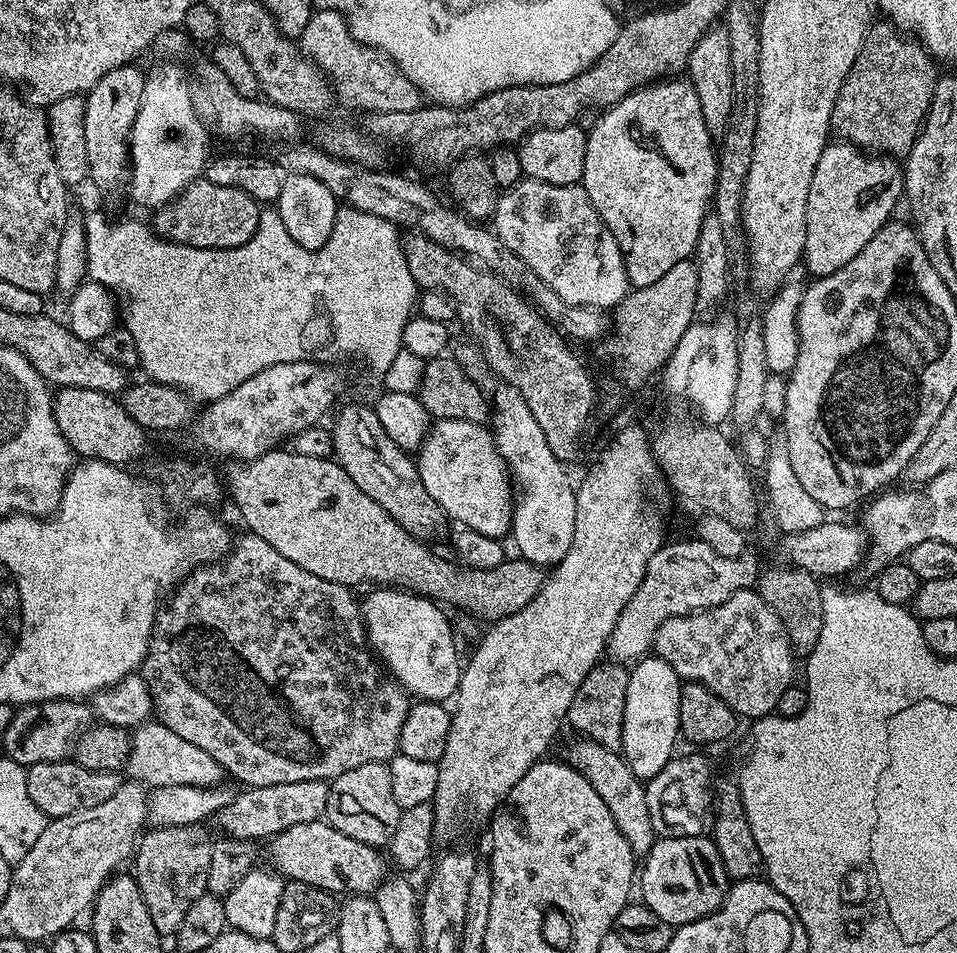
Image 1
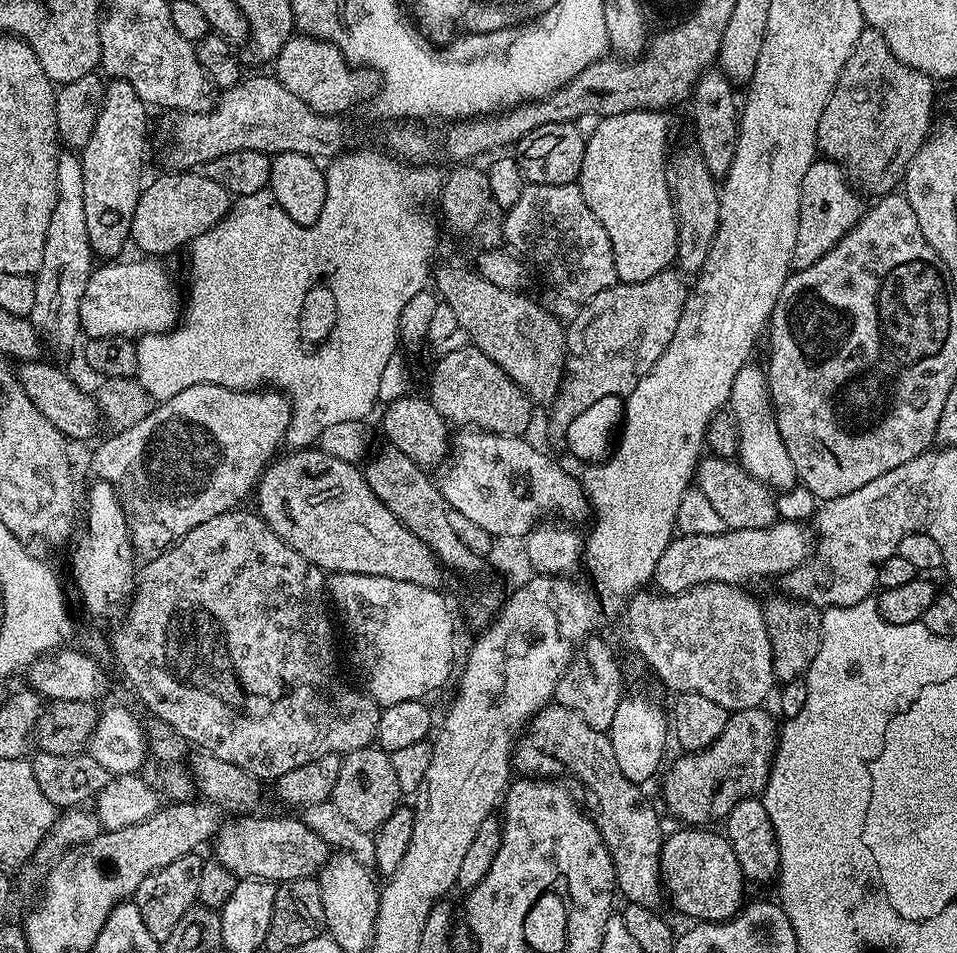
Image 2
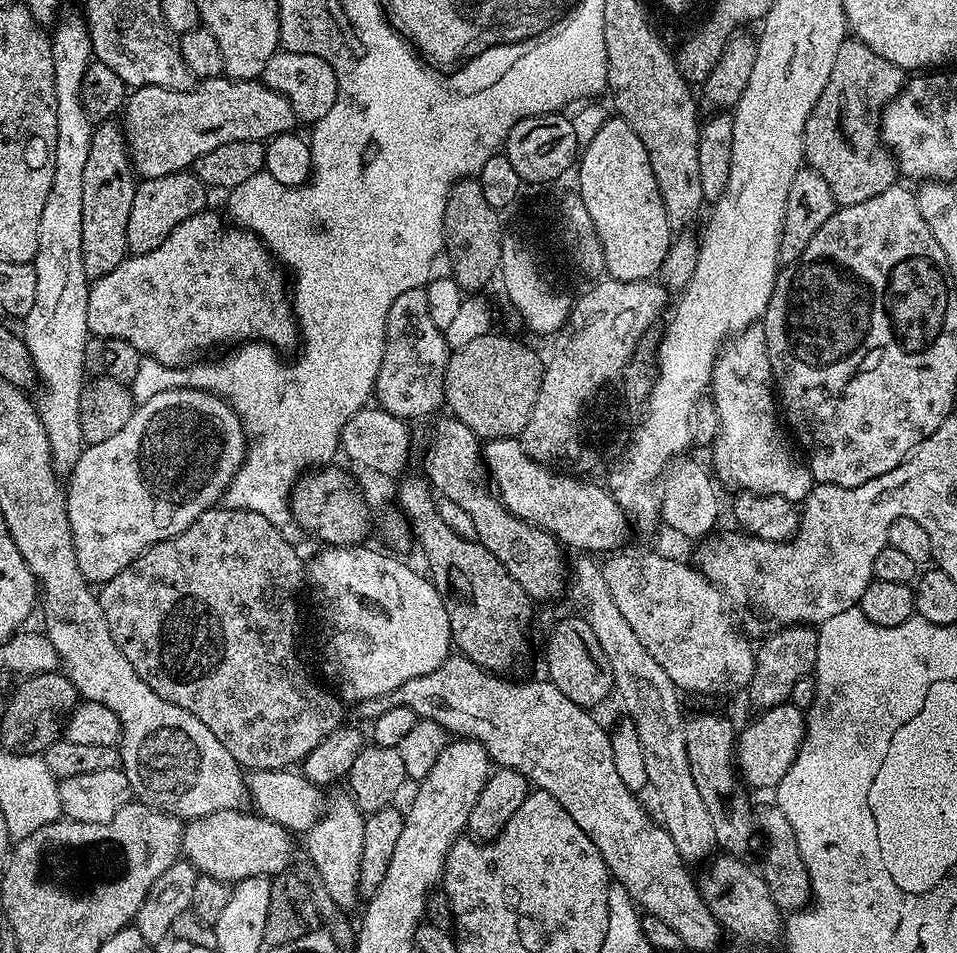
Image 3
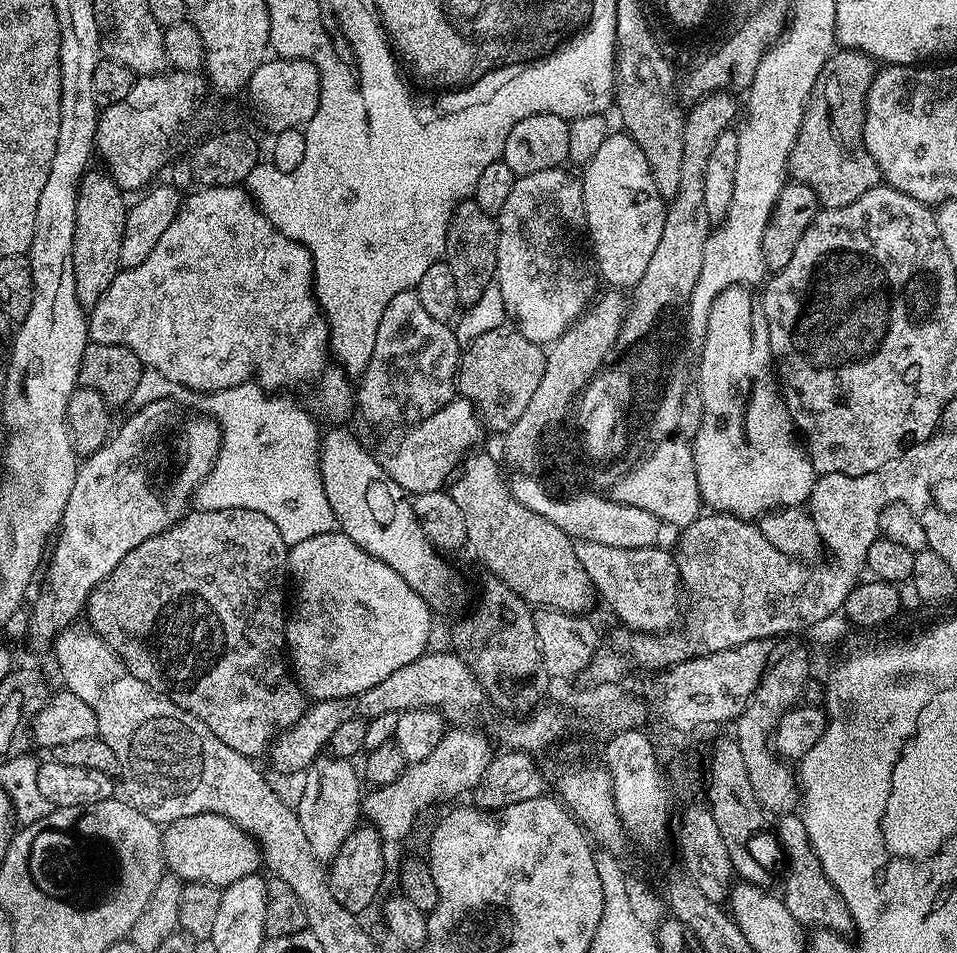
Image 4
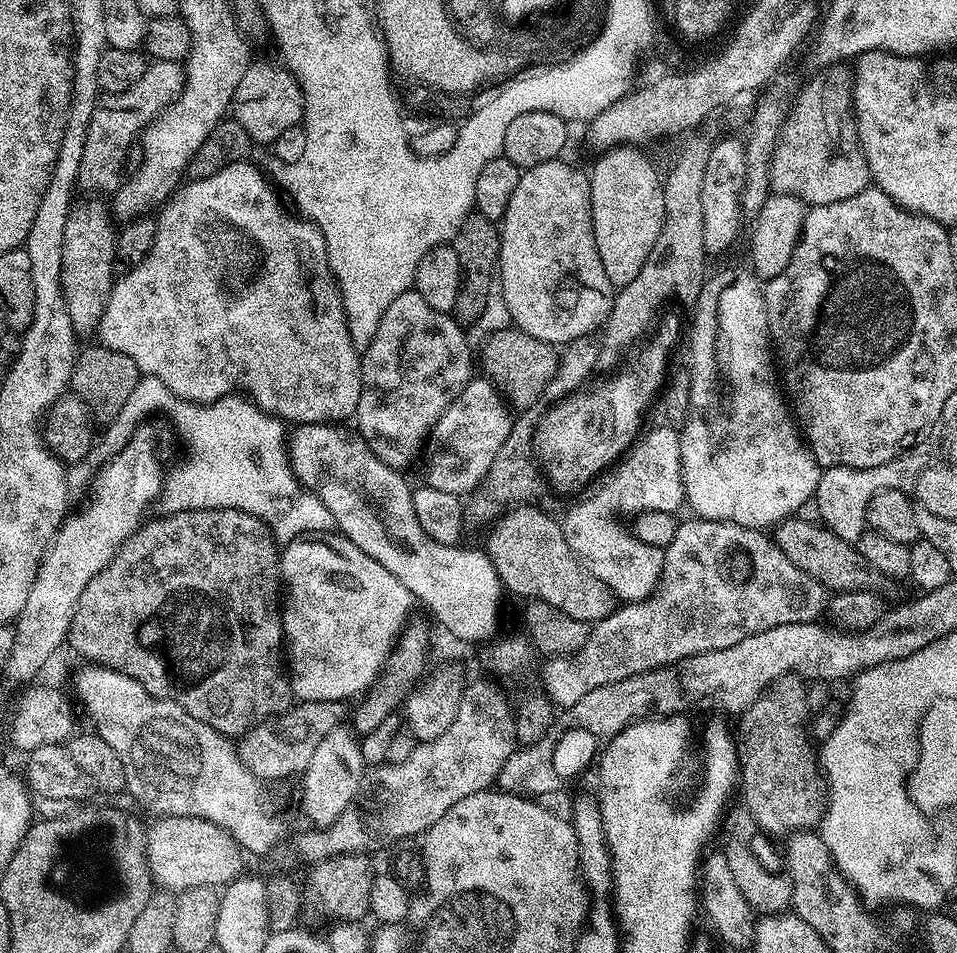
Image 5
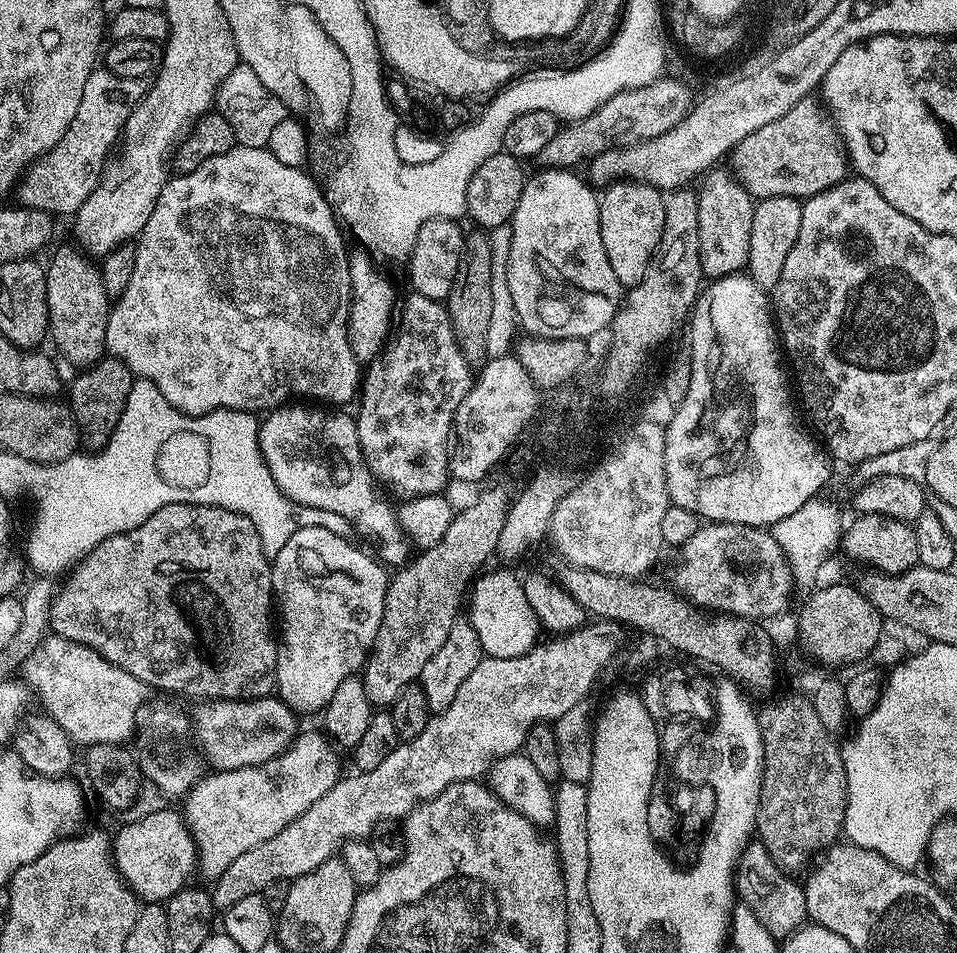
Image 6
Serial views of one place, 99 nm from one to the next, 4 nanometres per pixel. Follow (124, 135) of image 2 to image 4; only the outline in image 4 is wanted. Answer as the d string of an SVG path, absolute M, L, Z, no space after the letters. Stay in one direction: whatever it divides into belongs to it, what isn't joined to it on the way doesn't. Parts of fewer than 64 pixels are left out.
M89 167L78 190L72 254L74 290L78 294L78 302L85 310L91 310L100 301L110 282L114 282L116 273L121 271L118 253L122 247L122 230L126 226L128 209L125 193L116 185L116 179L103 167Z

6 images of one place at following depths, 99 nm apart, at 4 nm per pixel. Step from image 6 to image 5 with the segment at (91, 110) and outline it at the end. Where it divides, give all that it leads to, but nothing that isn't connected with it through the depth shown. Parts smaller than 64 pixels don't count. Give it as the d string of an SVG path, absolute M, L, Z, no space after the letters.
M152 60L146 74L142 74L134 86L125 92L105 95L88 123L80 169L76 174L79 187L84 187L88 194L96 194L96 191L115 194L122 183L120 163L124 160L124 148L131 146L132 139L135 136L137 139L142 130L176 99L183 88L184 70L177 61Z

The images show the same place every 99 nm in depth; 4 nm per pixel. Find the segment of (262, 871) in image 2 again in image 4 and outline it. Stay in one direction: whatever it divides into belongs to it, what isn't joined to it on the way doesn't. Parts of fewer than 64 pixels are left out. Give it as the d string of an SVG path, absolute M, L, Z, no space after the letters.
M190 814L190 818L178 818L173 824L163 829L164 863L167 871L179 876L185 882L202 882L214 884L223 889L228 884L238 882L238 878L257 875L262 868L262 853L259 844L251 832L242 830L230 818L222 818L218 814Z

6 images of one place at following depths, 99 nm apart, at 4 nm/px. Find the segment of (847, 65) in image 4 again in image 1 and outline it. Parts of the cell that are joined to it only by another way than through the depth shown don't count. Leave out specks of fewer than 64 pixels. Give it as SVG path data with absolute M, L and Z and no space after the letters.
M874 22L868 27L862 50L838 90L838 98L832 111L832 132L843 143L862 148L869 154L887 154L897 158L907 157L908 151L920 136L920 127L924 124L934 98L934 86L938 79L937 61L932 59L920 41L905 34L891 22Z

